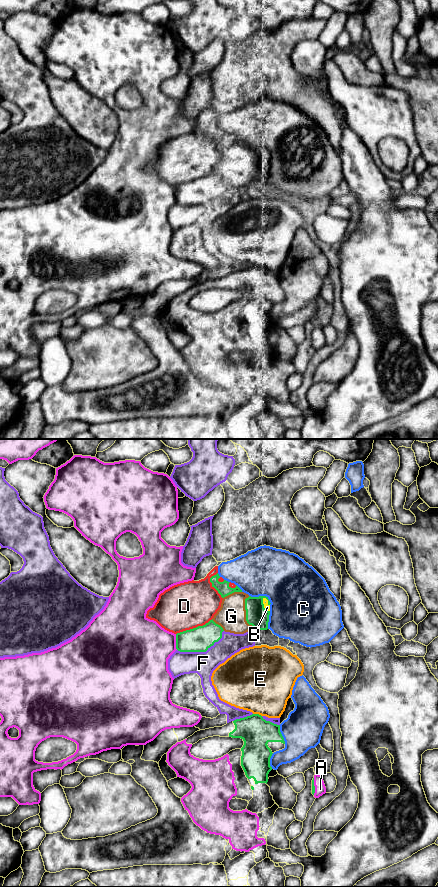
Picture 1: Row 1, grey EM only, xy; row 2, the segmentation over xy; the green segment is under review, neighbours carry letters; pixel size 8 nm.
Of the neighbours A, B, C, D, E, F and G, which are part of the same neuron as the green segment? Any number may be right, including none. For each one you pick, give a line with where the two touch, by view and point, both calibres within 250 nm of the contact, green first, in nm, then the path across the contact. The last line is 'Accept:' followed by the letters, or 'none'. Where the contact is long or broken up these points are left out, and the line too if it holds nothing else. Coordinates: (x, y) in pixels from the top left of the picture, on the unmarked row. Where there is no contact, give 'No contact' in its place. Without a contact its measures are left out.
Accept: none

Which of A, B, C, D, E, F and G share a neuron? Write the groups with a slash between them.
A / B G / C / D / E / F

